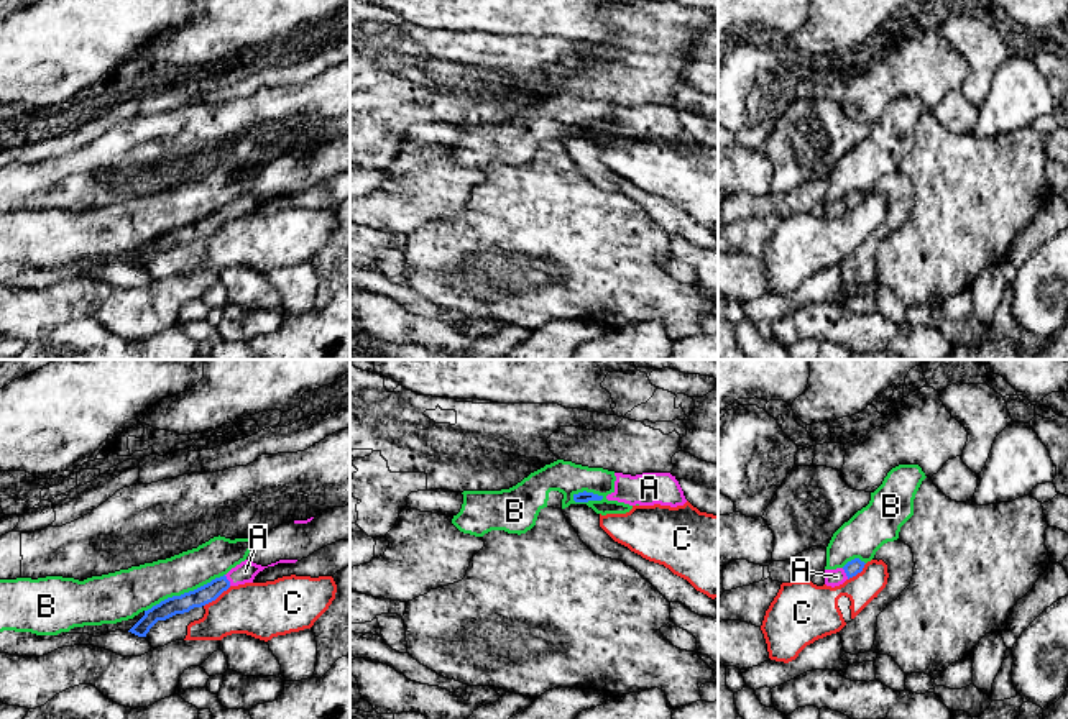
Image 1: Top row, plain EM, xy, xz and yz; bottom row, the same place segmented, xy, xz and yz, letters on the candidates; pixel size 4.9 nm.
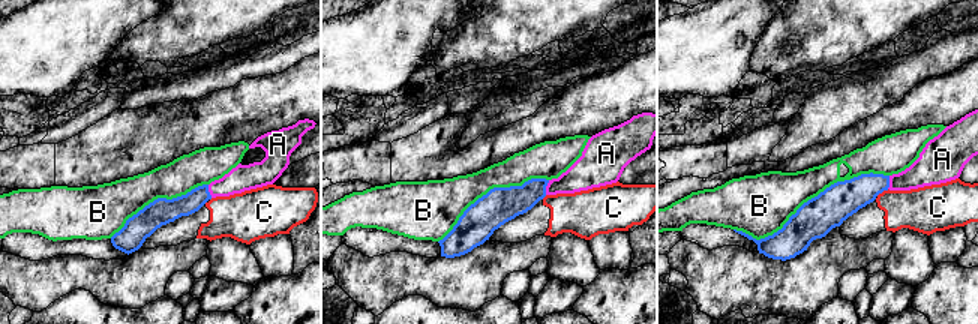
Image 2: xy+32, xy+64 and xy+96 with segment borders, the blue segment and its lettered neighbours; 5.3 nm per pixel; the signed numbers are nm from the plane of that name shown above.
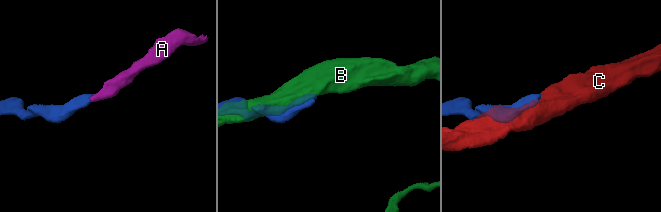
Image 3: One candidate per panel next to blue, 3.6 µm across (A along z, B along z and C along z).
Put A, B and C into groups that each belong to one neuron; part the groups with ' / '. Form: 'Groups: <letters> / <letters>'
Groups: A / B / C

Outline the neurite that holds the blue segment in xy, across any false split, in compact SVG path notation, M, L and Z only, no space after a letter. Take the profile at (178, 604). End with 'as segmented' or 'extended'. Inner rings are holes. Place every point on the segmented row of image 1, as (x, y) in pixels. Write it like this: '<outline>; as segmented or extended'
M245 560L235 568L232 568L227 575L215 578L194 591L168 598L159 604L153 606L151 609L145 611L145 616L128 632L138 637L146 637L150 629L158 621L166 621L176 614L184 614L194 607L202 607L215 601L230 586L253 583L255 576L265 568L268 566L261 566L250 560Z; extended

